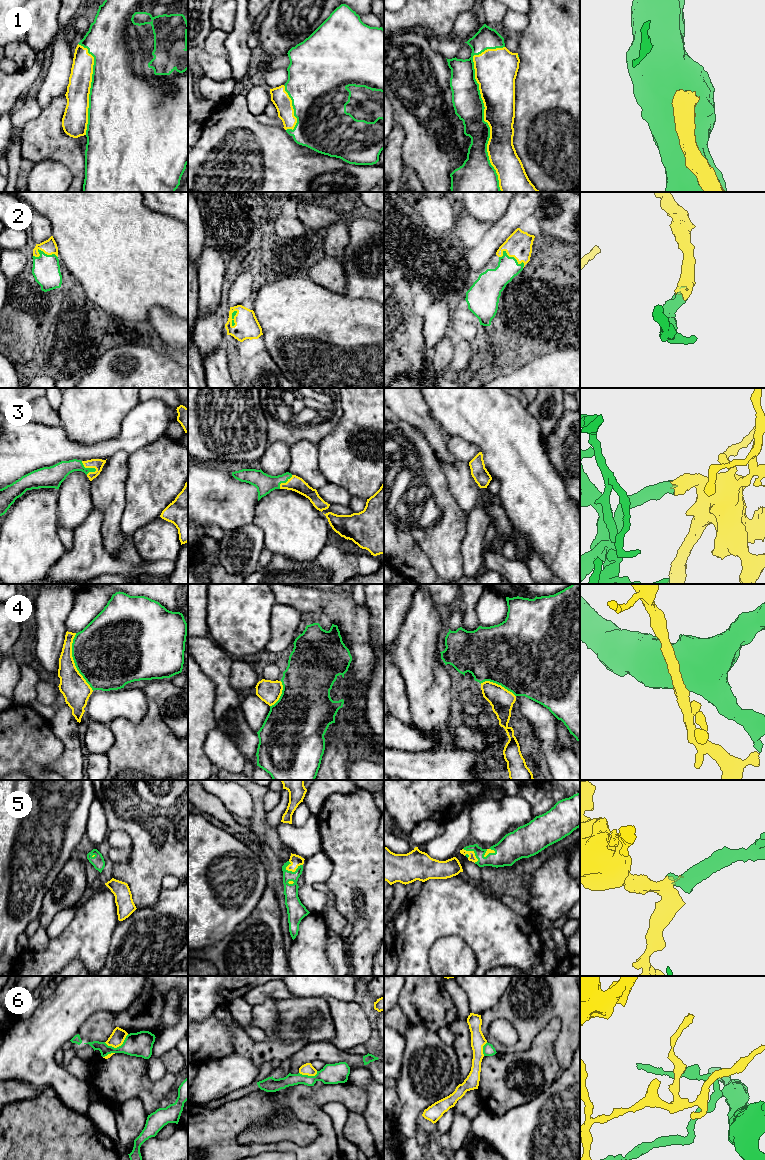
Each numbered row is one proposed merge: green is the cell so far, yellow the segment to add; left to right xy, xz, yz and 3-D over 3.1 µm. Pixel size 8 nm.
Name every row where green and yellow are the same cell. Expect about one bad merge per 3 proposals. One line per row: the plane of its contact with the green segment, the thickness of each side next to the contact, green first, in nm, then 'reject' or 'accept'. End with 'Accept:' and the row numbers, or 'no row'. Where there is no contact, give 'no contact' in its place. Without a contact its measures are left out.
1: contact in yz; calibres 240 and 300 nm; accept
2: contact in yz; calibres 200 and 200 nm; accept
3: contact in xy; calibres 140 and 90 nm; accept
4: contact in xy; calibres 500 and 220 nm; reject
5: contact in xz; calibres 120 and 90 nm; accept
6: contact in xy; calibres 200 and 120 nm; reject
Accept: 1, 2, 3, 5

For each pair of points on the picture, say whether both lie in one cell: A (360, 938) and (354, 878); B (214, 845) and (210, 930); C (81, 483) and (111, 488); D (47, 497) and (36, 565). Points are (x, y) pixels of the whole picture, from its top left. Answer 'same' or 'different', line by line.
A: same
B: same
C: different
D: same

